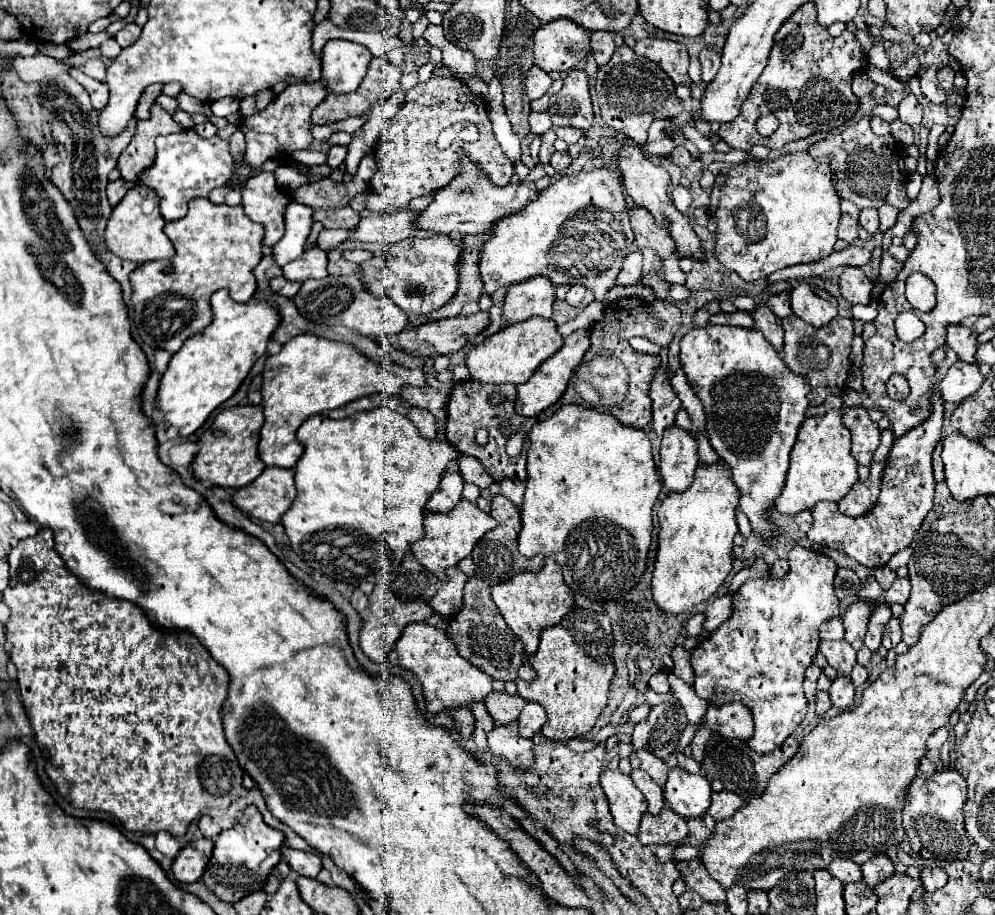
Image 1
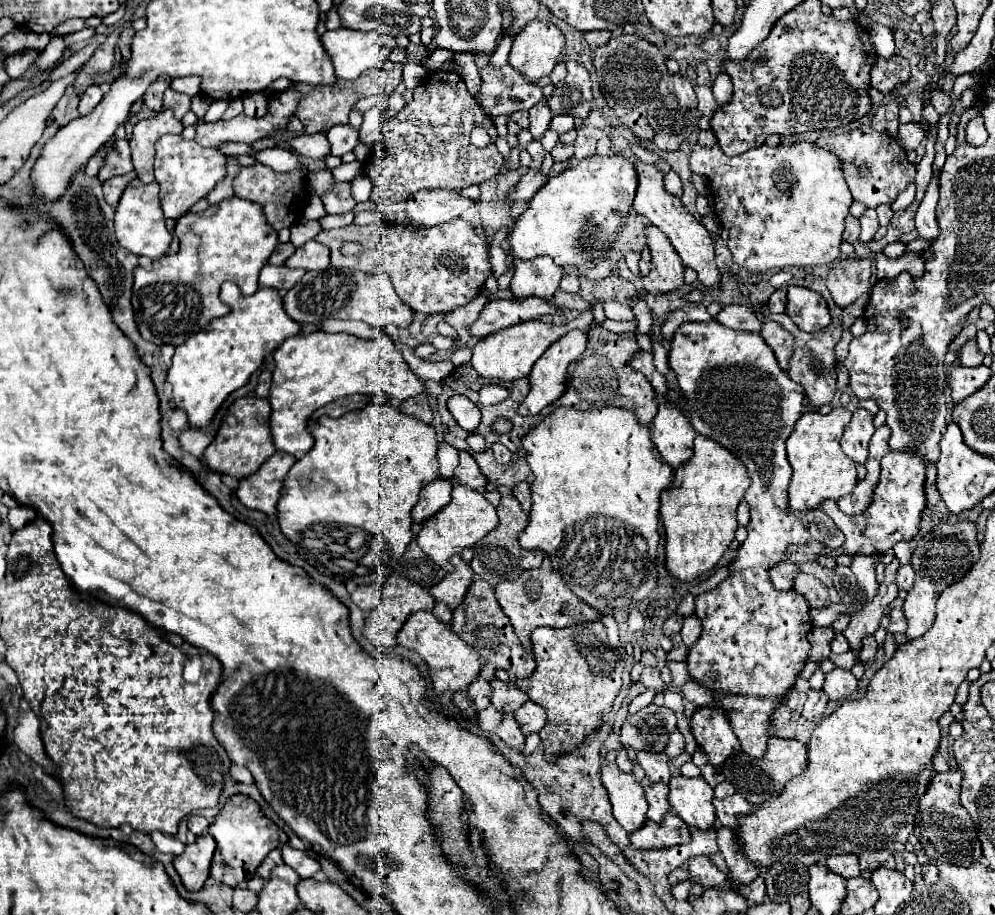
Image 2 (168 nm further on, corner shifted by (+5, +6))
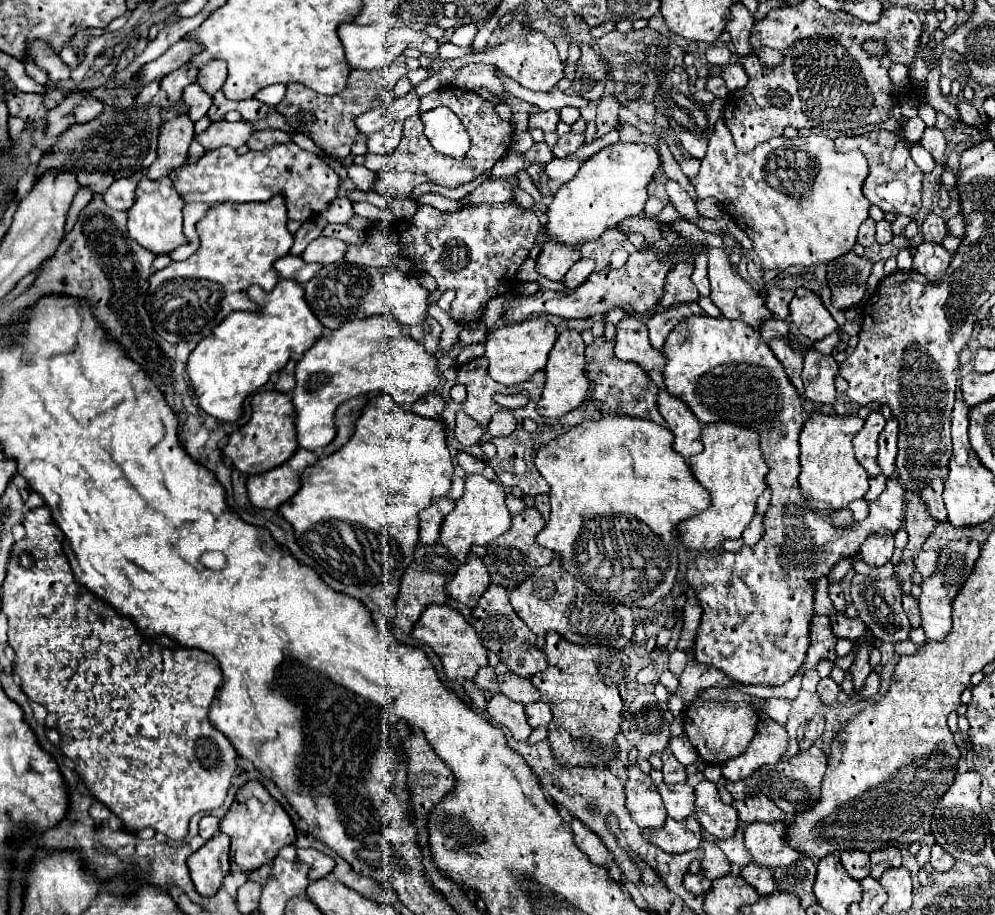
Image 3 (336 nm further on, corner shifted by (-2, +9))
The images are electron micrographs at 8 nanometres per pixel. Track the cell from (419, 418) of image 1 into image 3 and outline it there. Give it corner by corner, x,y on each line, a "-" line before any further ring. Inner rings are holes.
429,392
427,396
421,396
417,402
409,406
411,412
425,416
425,418
441,418
443,408
445,408
445,402
437,392

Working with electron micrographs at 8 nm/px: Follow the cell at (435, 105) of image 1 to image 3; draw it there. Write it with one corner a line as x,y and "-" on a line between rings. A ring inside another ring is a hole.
447,86
447,88
435,90
435,92
431,92
431,94
427,94
427,96
423,96
419,100
419,112
431,110
435,106
447,106
447,108
451,108
459,116
459,120
463,122
463,126
467,128
467,132
471,136
471,148
469,148
467,156
461,158
461,160
457,160
457,158
451,158
451,156
445,156
445,154
437,152
431,146
431,142
427,140
427,136
423,134
421,116
419,114
409,116
405,120
405,124
403,124
401,144
389,156
389,164
383,170
379,170
379,174
377,174
377,186
375,186
375,190
381,196
407,198
415,186
425,184
425,182
433,182
433,184
445,186
445,188
459,188
459,186
463,186
463,184
479,178
487,170
491,170
495,166
495,162
509,150
511,134
513,134
511,124
499,120
493,114
493,110
491,110
493,108
491,102
479,98
477,92
469,92
469,90
463,90
463,88

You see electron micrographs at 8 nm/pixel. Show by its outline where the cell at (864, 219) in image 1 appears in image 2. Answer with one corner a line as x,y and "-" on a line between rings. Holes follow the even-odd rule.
868,209
862,217
860,217
860,223
862,223
862,233
860,233
860,241
862,243
868,243
874,239
876,231
878,231
878,217
876,217
876,211
874,209

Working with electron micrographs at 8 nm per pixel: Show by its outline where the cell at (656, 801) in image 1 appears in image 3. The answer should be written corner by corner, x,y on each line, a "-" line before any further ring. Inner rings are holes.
685,782
681,784
659,784
657,786
667,816
675,818
675,820
683,820
687,816
693,816
693,788

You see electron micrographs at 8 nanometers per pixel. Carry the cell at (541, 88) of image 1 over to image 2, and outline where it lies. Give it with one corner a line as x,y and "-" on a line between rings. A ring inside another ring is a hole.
484,65
480,67
480,79
482,85
476,101
490,117
530,109
542,97
542,89
538,85
526,81
524,75
508,65

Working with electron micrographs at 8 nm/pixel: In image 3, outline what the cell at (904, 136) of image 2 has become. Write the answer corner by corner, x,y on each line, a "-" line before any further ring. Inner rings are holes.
925,128
919,144
923,148
927,148
931,152
931,156
939,162
939,164
945,164
945,158
943,158
943,152
945,152
945,138
943,138
943,132
937,130
937,128

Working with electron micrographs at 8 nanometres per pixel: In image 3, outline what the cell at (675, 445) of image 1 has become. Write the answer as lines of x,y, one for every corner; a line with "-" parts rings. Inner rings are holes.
665,388
659,392
657,406
675,436
673,450
679,452
683,458
699,454
703,450
701,424
699,420
695,420
695,414
689,410
689,406
681,398
669,394

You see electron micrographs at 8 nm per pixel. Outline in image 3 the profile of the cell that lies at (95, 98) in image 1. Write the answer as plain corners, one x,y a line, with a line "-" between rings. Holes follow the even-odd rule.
85,98
85,100
75,108
75,118
77,118
77,122
79,122
79,124
85,124
85,122
93,120
95,116
101,114
103,106
105,106
105,104
103,104
101,100
97,100
97,98

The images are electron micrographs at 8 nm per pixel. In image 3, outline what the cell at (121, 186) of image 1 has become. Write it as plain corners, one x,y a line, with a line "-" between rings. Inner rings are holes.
119,178
113,182
113,186
105,192
105,200
115,210
129,210
133,206
133,194
135,194
137,178

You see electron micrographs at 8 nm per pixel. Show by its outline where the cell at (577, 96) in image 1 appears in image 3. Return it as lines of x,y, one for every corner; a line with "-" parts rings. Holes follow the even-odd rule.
583,42
581,58
577,62
577,72
575,72
575,78
571,80
571,88
583,100
595,102
603,98
605,84
607,84
607,72
601,58
595,54
595,50
589,44

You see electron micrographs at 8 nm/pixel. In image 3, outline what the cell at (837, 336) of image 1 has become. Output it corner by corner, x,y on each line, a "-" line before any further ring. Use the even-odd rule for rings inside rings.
811,348
805,354
805,368
801,372
805,384
805,396
821,404
833,404
837,374
839,374
837,360
831,354
825,356

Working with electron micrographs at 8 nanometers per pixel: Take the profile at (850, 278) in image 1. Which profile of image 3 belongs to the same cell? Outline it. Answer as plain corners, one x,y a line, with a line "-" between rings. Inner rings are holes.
849,252
827,264
827,282
833,292
835,308
851,308
861,302
865,294
865,282
871,274
873,262

